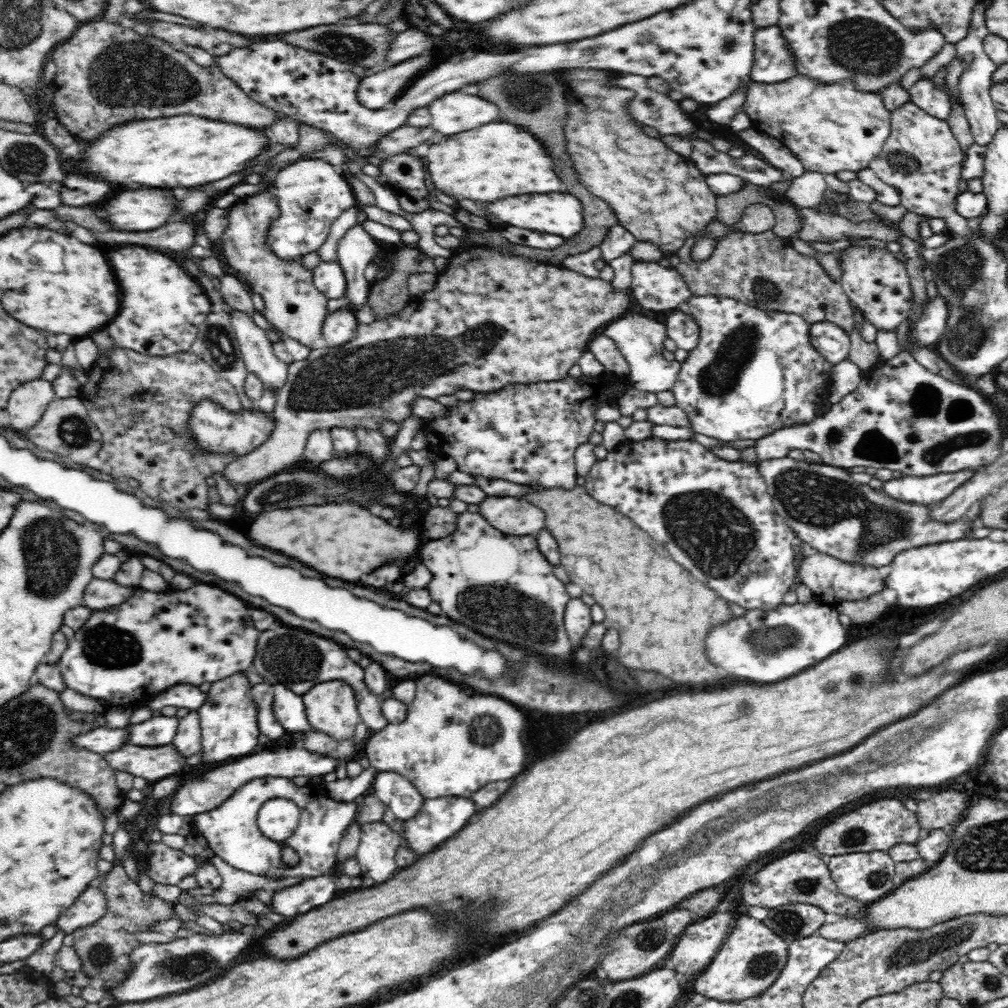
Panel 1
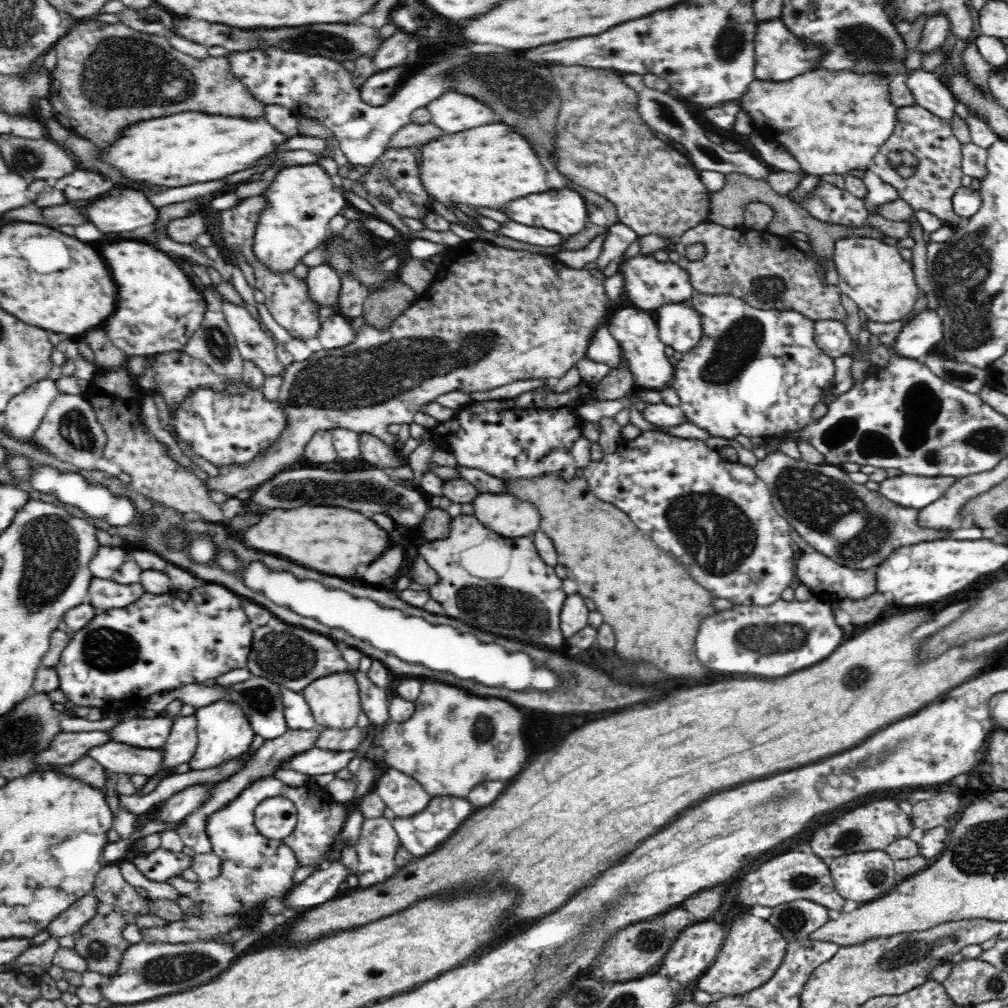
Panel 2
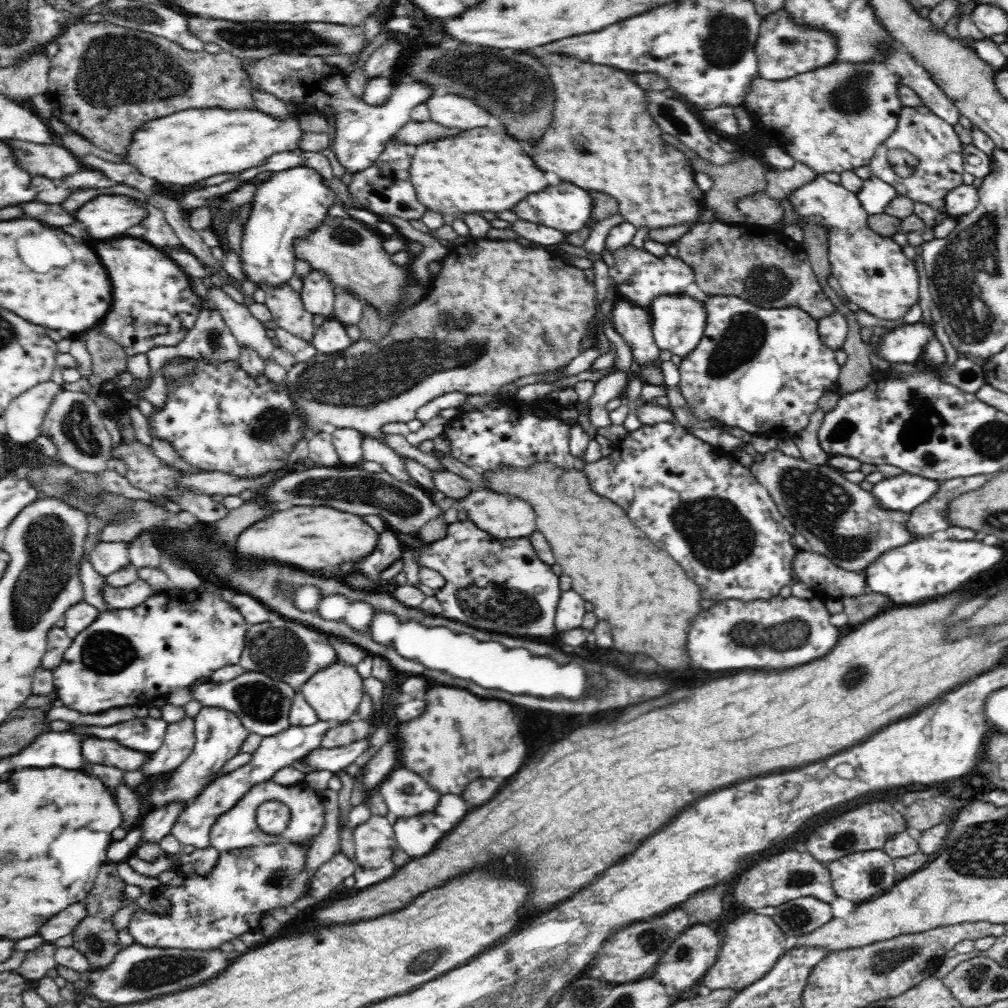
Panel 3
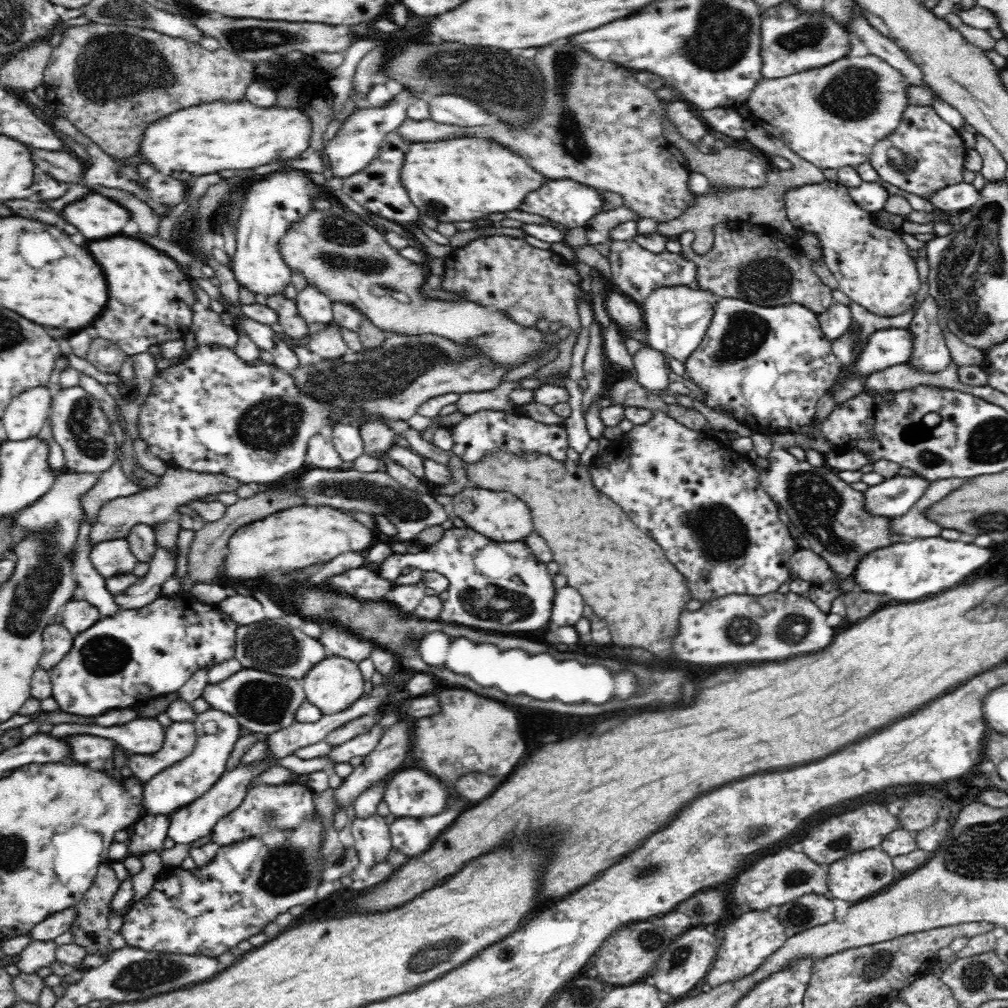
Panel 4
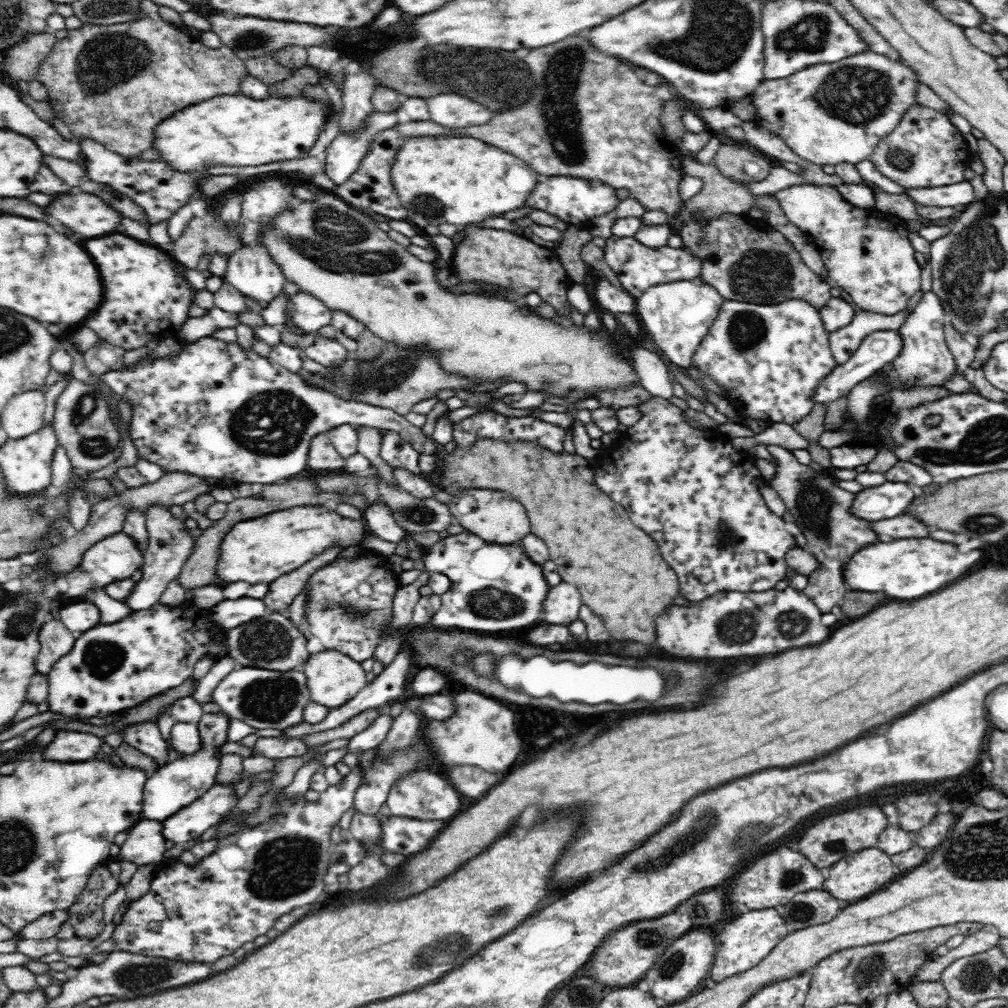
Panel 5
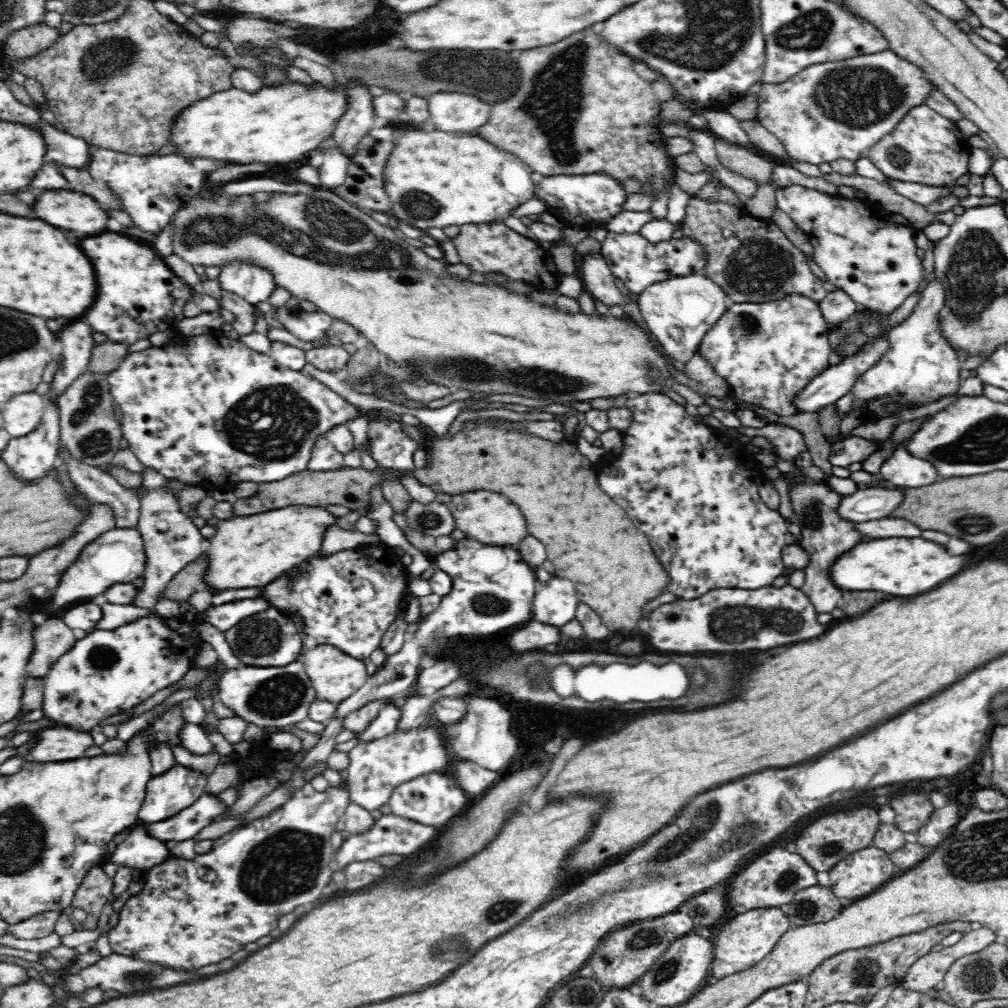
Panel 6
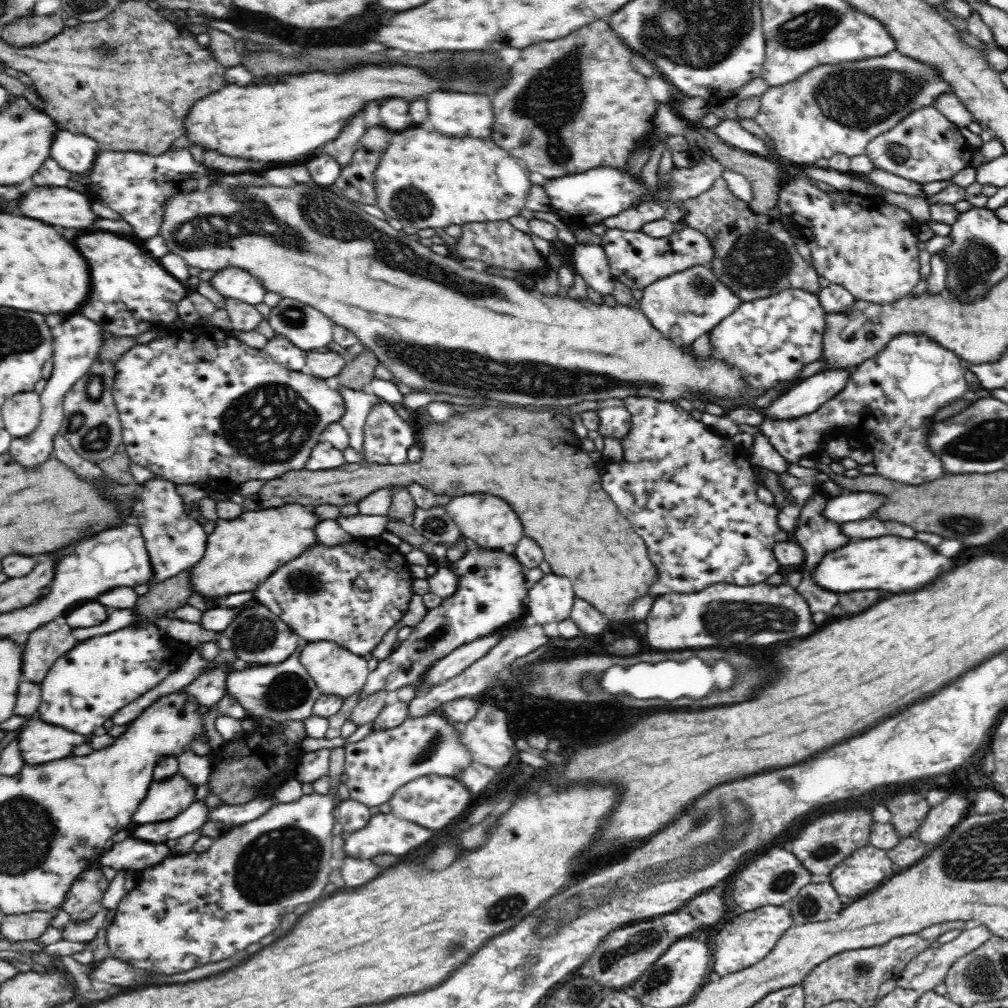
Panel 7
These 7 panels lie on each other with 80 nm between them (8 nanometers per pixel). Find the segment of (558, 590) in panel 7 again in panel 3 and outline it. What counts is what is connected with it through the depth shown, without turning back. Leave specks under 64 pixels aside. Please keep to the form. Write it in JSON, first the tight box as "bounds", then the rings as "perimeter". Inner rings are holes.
{"bounds":[555,589,587,633],"perimeter":[[[574,589],[562,591],[555,614],[555,625],[560,633],[582,627],[584,615],[587,613],[583,596]]]}

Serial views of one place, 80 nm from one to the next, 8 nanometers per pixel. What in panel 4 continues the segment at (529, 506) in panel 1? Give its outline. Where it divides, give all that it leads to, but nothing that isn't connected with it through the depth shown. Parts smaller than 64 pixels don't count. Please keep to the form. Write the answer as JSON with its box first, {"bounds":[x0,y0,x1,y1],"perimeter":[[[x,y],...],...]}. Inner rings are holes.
{"bounds":[449,487,534,542],"perimeter":[[[480,487],[464,488],[453,496],[449,509],[454,516],[460,516],[466,526],[498,542],[524,540],[534,530],[530,508],[510,492],[494,492]]]}

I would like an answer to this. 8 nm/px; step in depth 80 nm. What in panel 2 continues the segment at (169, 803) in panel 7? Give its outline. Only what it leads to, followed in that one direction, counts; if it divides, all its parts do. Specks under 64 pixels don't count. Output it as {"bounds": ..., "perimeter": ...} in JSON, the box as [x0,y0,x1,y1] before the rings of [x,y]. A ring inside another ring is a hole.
{"bounds":[190,698,257,770],"perimeter":[[[220,698],[212,704],[196,710],[198,744],[190,760],[190,770],[214,768],[230,759],[248,754],[253,738],[257,735],[252,729],[241,704]]]}

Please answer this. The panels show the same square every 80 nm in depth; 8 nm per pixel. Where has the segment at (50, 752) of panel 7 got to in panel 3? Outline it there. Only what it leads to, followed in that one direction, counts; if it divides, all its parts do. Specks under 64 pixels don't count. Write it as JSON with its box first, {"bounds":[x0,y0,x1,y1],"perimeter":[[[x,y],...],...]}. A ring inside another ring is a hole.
{"bounds":[81,737,151,772],"perimeter":[[[98,737],[86,739],[81,748],[87,762],[102,764],[100,767],[116,767],[123,772],[139,770],[151,759],[150,752],[138,752],[122,746],[114,740]]]}

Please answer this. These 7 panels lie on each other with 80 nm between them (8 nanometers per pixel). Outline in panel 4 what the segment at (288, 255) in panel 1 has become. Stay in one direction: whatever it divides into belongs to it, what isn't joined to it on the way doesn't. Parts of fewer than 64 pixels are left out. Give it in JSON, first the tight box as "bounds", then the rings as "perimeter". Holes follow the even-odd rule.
{"bounds":[231,168,324,297],"perimeter":[[[293,168],[277,170],[269,178],[255,182],[250,188],[250,192],[245,196],[237,231],[235,232],[237,249],[231,269],[237,281],[242,286],[246,286],[250,292],[254,292],[254,294],[264,294],[264,296],[268,297],[270,294],[283,292],[286,286],[291,283],[290,277],[293,272],[280,254],[280,241],[293,224],[301,221],[310,211],[316,211],[313,206],[315,199],[321,198],[324,200],[324,197],[322,198],[322,186],[314,183],[314,179],[310,177],[309,173],[306,170]]]}

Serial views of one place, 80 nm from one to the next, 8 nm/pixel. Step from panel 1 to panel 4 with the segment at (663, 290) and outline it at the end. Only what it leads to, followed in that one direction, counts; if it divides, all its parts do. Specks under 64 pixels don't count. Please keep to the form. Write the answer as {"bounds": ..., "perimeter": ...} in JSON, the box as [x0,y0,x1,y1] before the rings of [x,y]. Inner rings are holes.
{"bounds":[609,241,696,304],"perimeter":[[[609,241],[610,279],[614,289],[642,304],[654,289],[686,286],[696,279],[696,263],[681,254],[664,251],[654,254],[642,248],[636,241]]]}

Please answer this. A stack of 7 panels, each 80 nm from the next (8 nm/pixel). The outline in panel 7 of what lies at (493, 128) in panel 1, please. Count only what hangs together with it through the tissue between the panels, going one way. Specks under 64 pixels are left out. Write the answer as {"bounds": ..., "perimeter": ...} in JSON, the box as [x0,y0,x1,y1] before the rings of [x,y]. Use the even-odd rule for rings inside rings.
{"bounds":[376,128,532,230],"perimeter":[[[424,128],[404,130],[392,138],[376,169],[377,206],[388,218],[418,230],[508,220],[526,204],[532,186],[529,172],[523,160],[510,158],[494,142],[448,138],[438,132],[426,132]]]}

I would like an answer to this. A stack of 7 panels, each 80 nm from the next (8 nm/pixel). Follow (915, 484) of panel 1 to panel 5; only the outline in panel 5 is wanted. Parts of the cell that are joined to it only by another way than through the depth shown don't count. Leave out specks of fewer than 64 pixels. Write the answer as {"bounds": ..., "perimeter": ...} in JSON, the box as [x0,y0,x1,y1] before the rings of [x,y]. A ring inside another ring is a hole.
{"bounds":[852,480,918,521],"perimeter":[[[886,480],[884,484],[880,484],[880,486],[865,488],[861,492],[856,493],[856,500],[854,500],[854,504],[852,505],[852,512],[856,514],[856,516],[861,516],[861,518],[870,521],[894,518],[906,512],[910,503],[916,498],[918,493],[918,488],[915,485],[906,484],[906,482]]]}

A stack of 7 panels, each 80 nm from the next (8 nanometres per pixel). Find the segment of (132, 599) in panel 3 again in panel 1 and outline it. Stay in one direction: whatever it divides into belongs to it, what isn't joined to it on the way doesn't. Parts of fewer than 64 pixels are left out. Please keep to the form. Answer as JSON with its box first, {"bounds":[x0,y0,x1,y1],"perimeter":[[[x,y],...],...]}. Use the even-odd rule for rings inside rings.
{"bounds":[82,577,135,610],"perimeter":[[[94,577],[90,584],[86,585],[82,605],[92,610],[102,610],[106,607],[122,604],[126,596],[130,596],[135,588],[124,587],[114,580],[104,580]]]}

